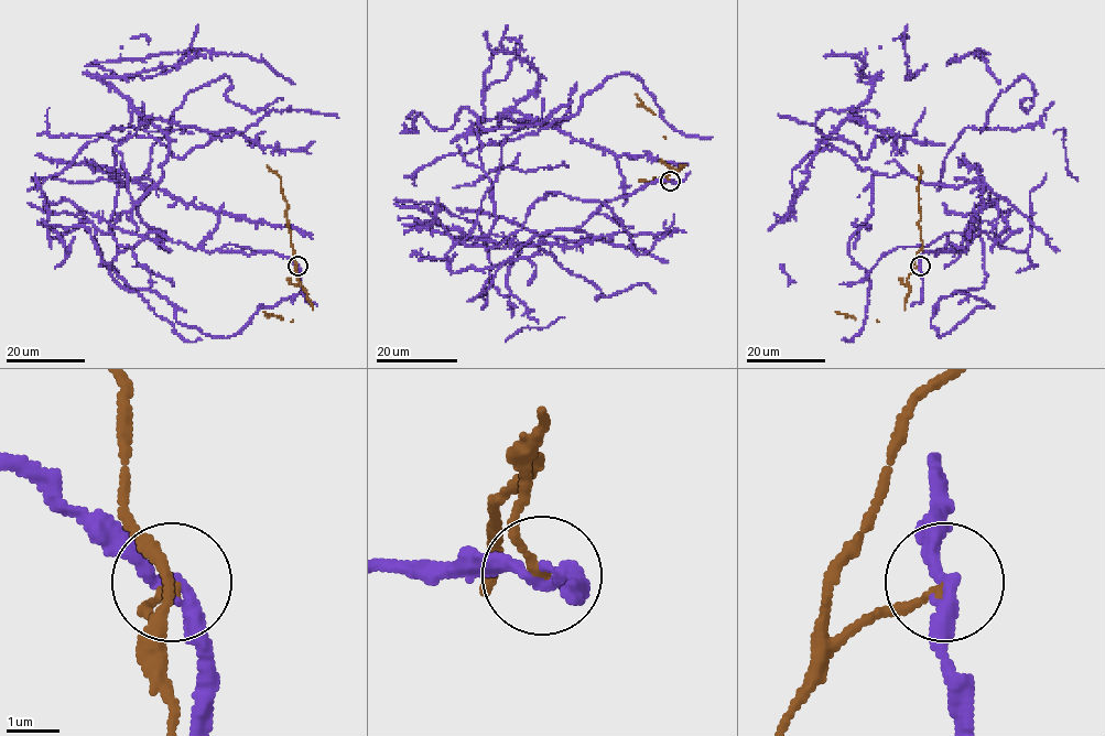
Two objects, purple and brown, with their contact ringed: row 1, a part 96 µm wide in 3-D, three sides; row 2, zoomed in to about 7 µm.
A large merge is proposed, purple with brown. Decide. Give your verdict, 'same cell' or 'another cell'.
another cell

